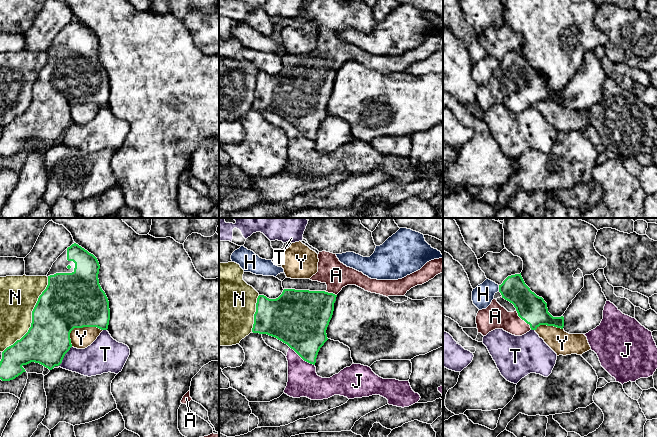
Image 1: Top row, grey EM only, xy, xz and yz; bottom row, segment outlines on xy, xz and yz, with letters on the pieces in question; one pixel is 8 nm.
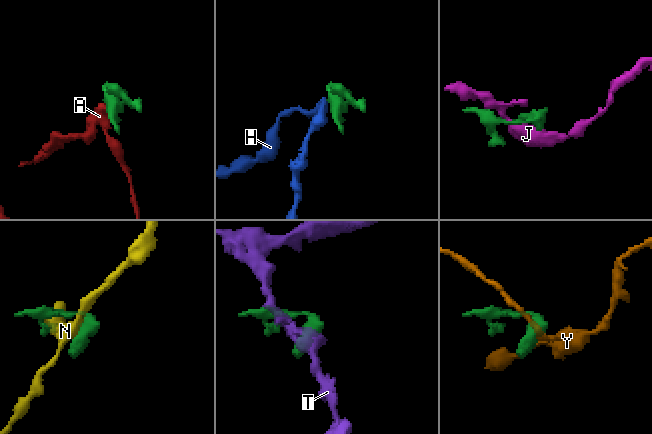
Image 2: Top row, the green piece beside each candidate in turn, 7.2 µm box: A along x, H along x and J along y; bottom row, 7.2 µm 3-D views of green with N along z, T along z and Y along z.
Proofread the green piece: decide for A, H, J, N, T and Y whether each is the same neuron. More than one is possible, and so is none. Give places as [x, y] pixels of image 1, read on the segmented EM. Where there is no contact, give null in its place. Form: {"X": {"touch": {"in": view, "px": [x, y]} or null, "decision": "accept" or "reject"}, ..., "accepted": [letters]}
{"A": {"touch": {"in": "yz", "px": [523, 319]}, "decision": "accept"}, "H": {"touch": {"in": "yz", "px": [499, 288]}, "decision": "reject"}, "J": {"touch": {"in": "xz", "px": [302, 358]}, "decision": "reject"}, "N": {"touch": {"in": "xy", "px": [32, 317]}, "decision": "reject"}, "T": {"touch": {"in": "xy", "px": [64, 355]}, "decision": "reject"}, "Y": {"touch": {"in": "xy", "px": [79, 327]}, "decision": "reject"}, "accepted": ["A"]}

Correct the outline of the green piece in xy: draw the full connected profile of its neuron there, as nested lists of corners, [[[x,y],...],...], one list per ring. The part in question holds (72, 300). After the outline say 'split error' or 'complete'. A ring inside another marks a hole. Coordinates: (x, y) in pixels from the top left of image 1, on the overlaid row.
[[[76,243],[57,258],[47,274],[48,285],[32,311],[31,327],[20,340],[2,352],[0,361],[2,381],[13,380],[26,372],[22,366],[31,362],[39,363],[49,370],[59,366],[72,347],[70,333],[74,328],[108,329],[109,301],[99,284],[99,269],[97,258]]]; split error

